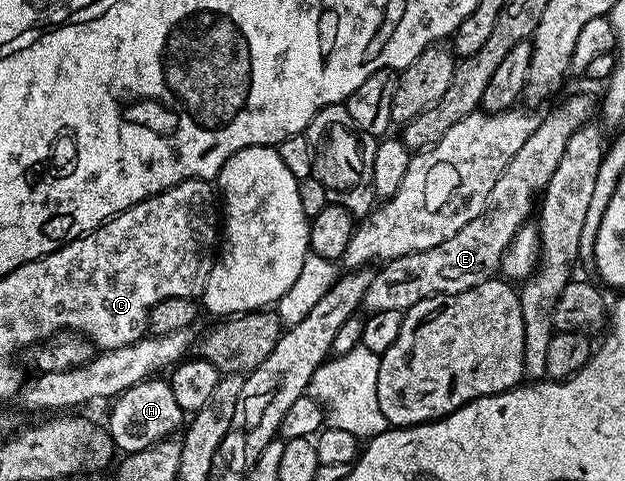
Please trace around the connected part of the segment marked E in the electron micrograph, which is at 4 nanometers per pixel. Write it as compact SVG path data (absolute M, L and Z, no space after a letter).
M574 95L571 99L564 100L547 119L543 118L536 133L524 141L520 153L508 161L504 173L500 173L500 181L492 185L486 208L475 219L468 221L468 225L464 225L456 237L448 237L448 241L427 251L391 259L379 266L378 272L373 272L366 290L365 310L373 313L396 309L404 313L428 297L455 295L491 278L501 268L504 253L516 233L527 226L529 219L526 218L535 214L536 200L548 185L552 173L556 173L556 165L560 165L560 157L564 154L568 139L572 133L576 133L576 129L586 124L593 116L590 115L593 111L595 114L596 103L588 96Z

